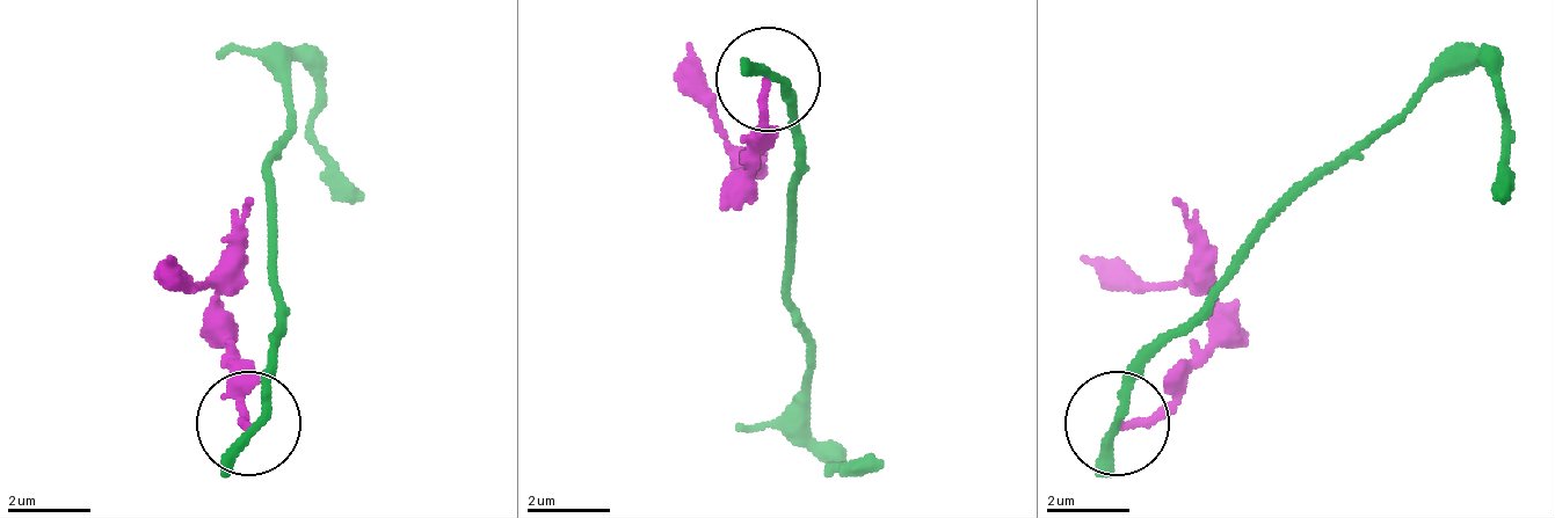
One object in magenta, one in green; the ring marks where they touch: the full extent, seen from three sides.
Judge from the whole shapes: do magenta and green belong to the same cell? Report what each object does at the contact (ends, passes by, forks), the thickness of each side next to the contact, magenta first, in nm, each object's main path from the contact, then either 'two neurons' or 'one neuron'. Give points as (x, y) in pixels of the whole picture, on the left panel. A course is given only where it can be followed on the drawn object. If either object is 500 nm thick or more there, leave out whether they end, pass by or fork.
magenta ends there; green passes by; 200 nm thick on the magenta side, 220 nm on the other; magenta runs (251, 427), (219, 301), (167, 260); green runs (251, 427), (282, 291), (271, 166), (292, 61), (313, 82), (313, 155), (355, 208); two neurons

